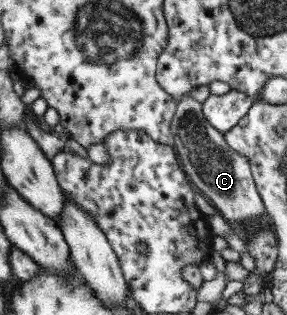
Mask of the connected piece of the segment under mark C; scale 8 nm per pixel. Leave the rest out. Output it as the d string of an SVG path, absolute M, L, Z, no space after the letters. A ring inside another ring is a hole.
M185 96L179 97L169 132L173 137L173 145L177 153L178 164L186 173L186 177L195 192L203 196L221 217L231 221L233 225L249 227L251 221L265 215L265 208L257 194L250 174L246 157L237 153L225 144L223 135L206 124L201 104Z

